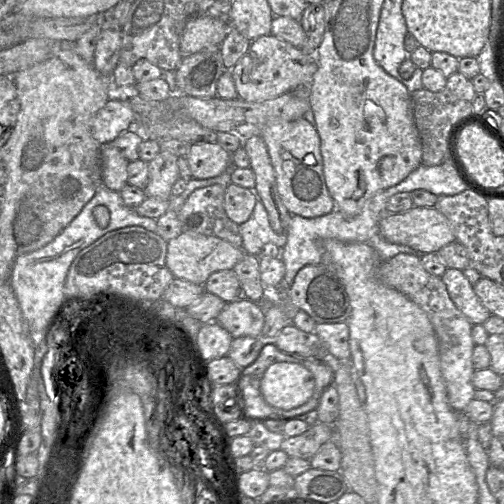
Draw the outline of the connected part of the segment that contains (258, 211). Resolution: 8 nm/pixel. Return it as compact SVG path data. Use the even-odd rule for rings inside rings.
M257 199L250 218L239 225L242 237L242 249L245 253L260 256L264 244L273 243L283 248L287 243L287 234L278 234L270 226L267 211Z

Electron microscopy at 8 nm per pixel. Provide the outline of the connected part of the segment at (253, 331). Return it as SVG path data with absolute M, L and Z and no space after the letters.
M243 297L226 303L215 322L223 327L232 338L256 337L261 334L264 312L254 303Z

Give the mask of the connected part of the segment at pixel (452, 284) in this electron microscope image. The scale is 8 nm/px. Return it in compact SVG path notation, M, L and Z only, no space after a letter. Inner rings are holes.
M447 268L441 276L449 297L472 325L482 325L491 313L483 306L463 270Z

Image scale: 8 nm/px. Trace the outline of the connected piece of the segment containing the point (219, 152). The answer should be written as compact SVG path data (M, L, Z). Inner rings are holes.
M193 143L185 158L195 179L213 178L233 168L232 154L218 143Z

